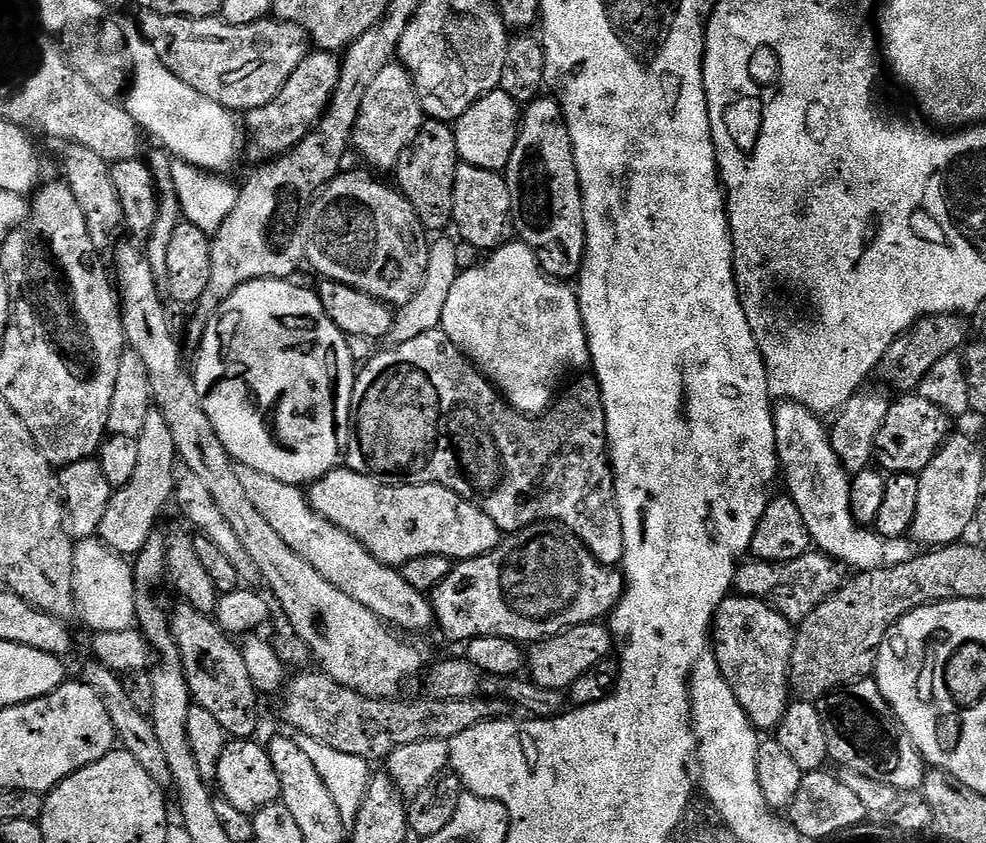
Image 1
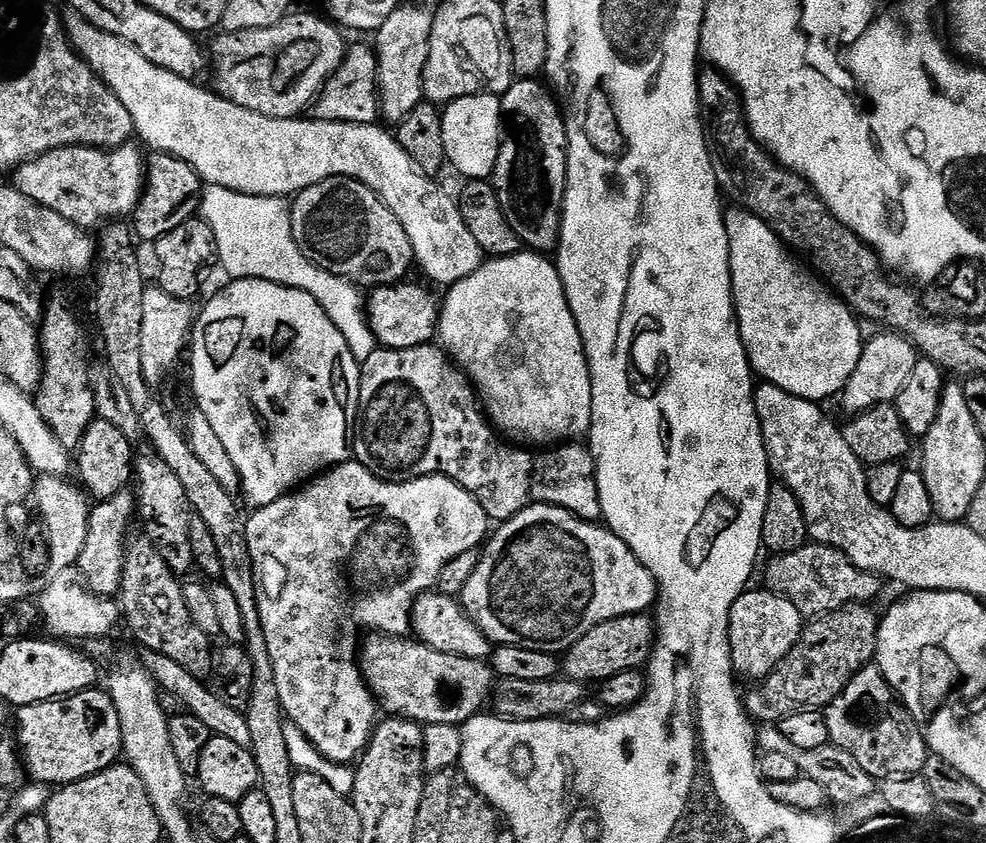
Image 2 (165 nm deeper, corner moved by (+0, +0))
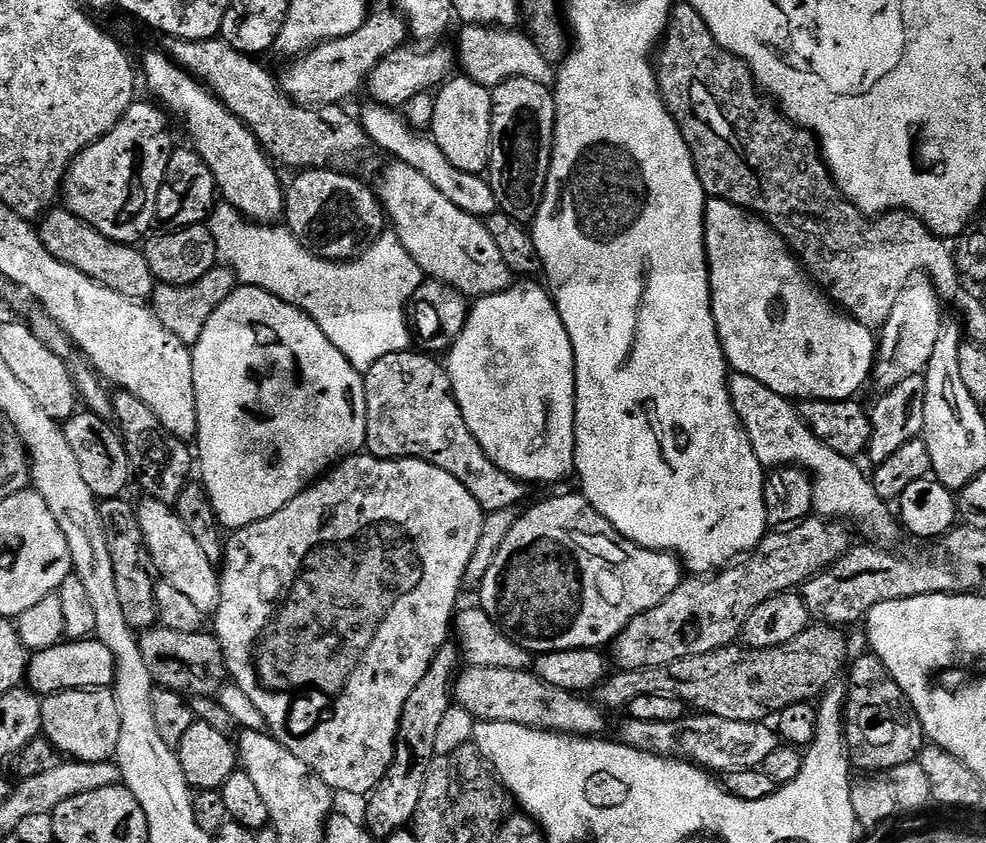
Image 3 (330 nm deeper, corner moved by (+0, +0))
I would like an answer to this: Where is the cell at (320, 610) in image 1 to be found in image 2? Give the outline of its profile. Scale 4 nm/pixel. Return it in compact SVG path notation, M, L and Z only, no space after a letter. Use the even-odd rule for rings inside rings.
M372 634L367 638L368 645L365 646L364 653L358 656L358 663L365 684L376 697L377 705L383 711L385 708L389 717L401 716L402 719L412 720L421 726L438 722L462 726L471 716L481 715L485 711L494 687L494 673L485 661L442 654L415 638L383 634Z

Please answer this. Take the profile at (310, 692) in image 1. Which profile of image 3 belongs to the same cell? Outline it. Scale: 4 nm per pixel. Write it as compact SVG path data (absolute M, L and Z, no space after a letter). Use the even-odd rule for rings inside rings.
M163 626L145 628L139 633L142 659L150 670L153 685L193 696L216 696L225 687L228 666L224 662L222 646L211 631L201 630L178 634Z

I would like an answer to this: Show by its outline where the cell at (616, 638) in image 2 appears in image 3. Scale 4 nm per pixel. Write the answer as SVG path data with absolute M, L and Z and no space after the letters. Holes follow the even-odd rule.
M809 518L787 528L769 531L760 539L758 546L743 558L711 575L696 574L691 578L681 579L680 585L661 604L638 614L638 618L631 620L612 641L611 663L622 672L642 670L650 666L666 666L666 662L678 662L678 658L706 654L710 650L737 643L741 639L744 623L754 610L758 610L758 606L762 606L762 602L781 596L784 592L799 589L809 578L817 576L819 572L838 562L838 558L846 555L853 543L851 535L853 536L853 533L847 523L823 518Z

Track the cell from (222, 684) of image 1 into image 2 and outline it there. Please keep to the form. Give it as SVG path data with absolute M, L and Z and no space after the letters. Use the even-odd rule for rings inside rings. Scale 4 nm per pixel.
M143 534L129 539L124 550L124 569L118 603L122 609L123 619L128 620L128 628L132 636L141 644L141 649L150 652L161 652L166 658L178 662L178 666L186 666L190 674L201 678L207 677L214 668L213 641L198 627L198 622L190 618L190 610L186 610L184 584L166 566L162 554Z

